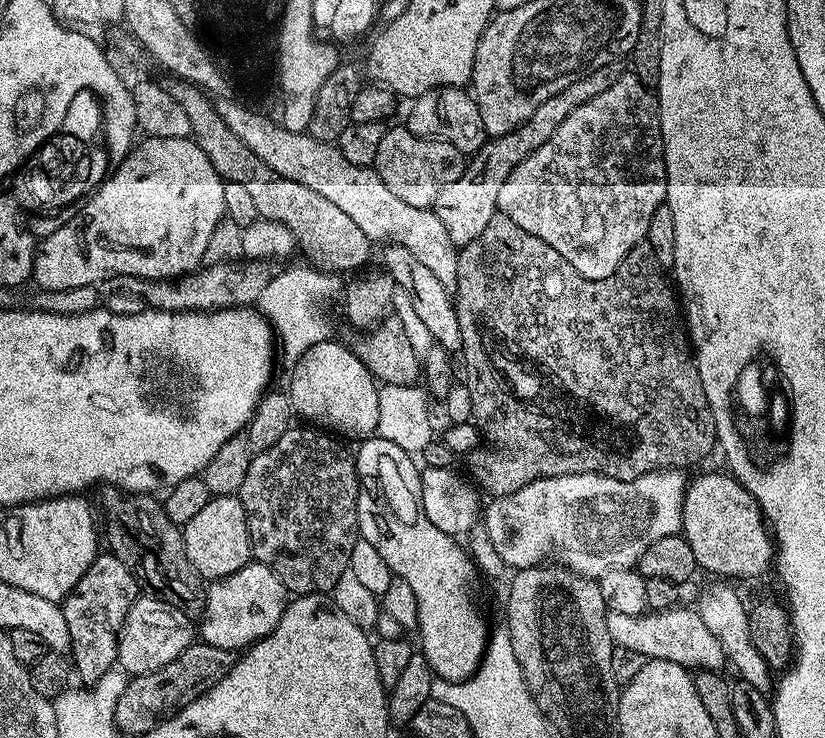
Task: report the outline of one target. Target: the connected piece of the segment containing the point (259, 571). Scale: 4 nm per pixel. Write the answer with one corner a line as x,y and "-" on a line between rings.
255,562
242,566
242,570
230,574
226,578
211,581
207,588
202,596
202,615
198,620
198,636
203,643
218,646
227,652
247,649
256,641
271,634
274,626
278,626
284,613
284,606
290,599
290,593
278,578
278,574
274,574
274,570
270,570
265,564

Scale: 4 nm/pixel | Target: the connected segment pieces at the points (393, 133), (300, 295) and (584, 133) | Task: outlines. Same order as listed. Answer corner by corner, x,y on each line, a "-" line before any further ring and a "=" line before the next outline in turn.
400,126
389,127
382,134
374,171
393,194
402,198
402,202
407,202
415,208
432,208
438,198
438,190
442,190
442,186
454,182
454,178
461,176
465,163
465,153
450,146
450,142
427,140
415,136
408,127
=
307,267
304,268
284,268
281,272
277,271
266,290
262,290
258,301
260,315
272,325
278,341
279,355
281,352
288,362
295,362
310,346
329,339
330,336
328,320
320,309
320,296
316,293
315,282
312,281
313,273
=
625,74
618,78
614,85
607,87
602,94
595,95
590,101
574,109
548,141
517,165
498,193
498,212
501,217
514,222
522,230
526,230
526,234
536,236
542,242
549,244
558,254
562,254
565,262
574,266
574,270
578,270
578,274
582,274
587,280
605,280
616,273
618,266
623,264
633,246
647,237
650,218
654,218
654,210
665,207
667,199
668,171
664,165
664,139
660,136
660,109
657,93
649,85
642,83
637,76

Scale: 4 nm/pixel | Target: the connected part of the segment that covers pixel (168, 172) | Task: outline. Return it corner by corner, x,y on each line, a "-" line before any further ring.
149,136
141,141
84,201
79,215
39,241
32,263
37,289
74,290
109,276
171,280
203,265
207,243
225,217
225,181
191,138

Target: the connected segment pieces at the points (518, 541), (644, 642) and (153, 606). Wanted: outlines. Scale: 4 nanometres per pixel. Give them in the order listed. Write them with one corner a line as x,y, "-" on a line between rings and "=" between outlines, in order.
665,468
634,478
633,480
619,480
609,476
599,476
597,472
579,472
578,474
566,474
565,476
543,476
540,480
530,482
518,490
514,490
505,496
497,496
491,501
492,505
485,507
482,512
482,530
494,544
494,550
498,552
498,558
512,570
532,568
535,564
545,563
551,558
555,563
568,568
571,572
577,572
583,576
598,578
602,573
615,568
636,568
639,565
642,554
654,546
661,538
677,535
682,528
682,506
684,505
684,490
686,487
685,473
678,468
=
683,606
649,610
640,616
630,614
608,614
608,629
613,645
626,646
627,649
638,650
650,660
665,660
678,662
686,669
719,669
719,664
725,663
726,657
720,643
706,630
706,622
702,622
699,611
=
137,595
126,614
120,635
116,637
116,664
129,677
150,674
162,670
162,666
170,666
170,662
174,662
174,658
194,642
194,624
188,613
183,607
165,600

